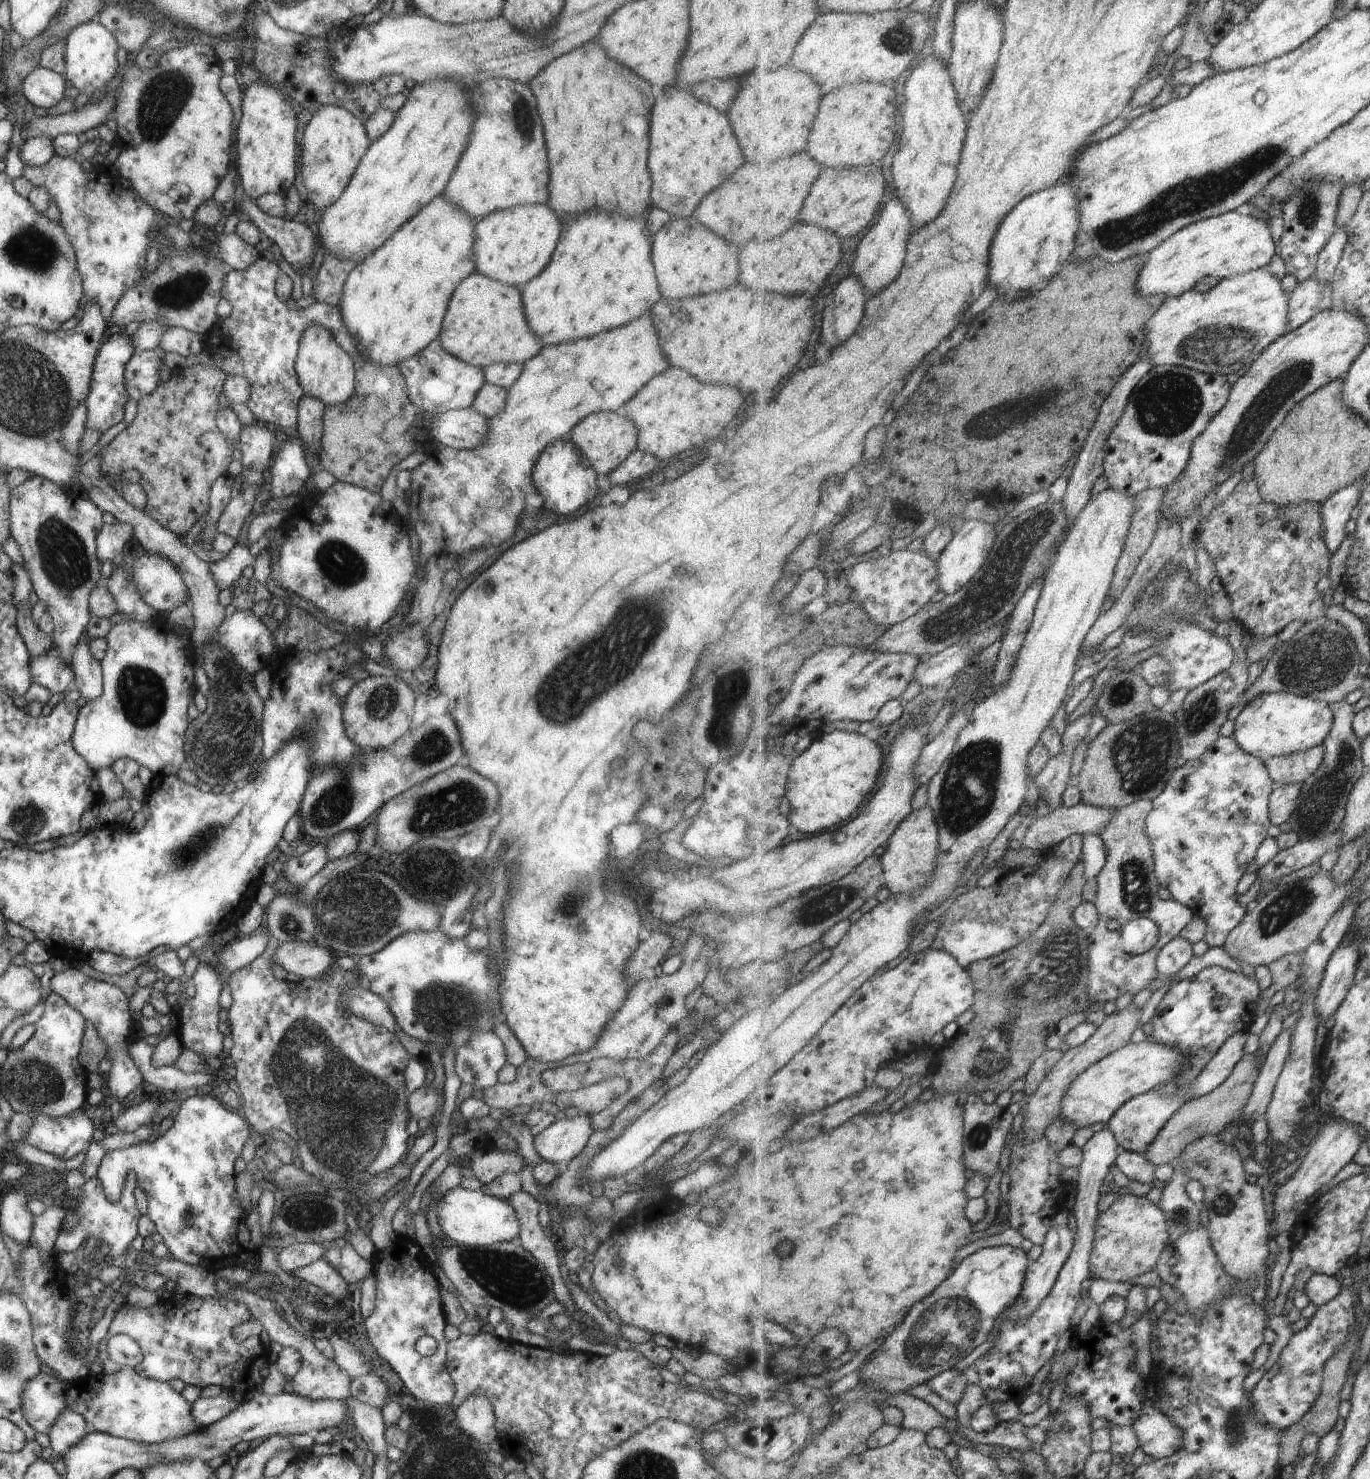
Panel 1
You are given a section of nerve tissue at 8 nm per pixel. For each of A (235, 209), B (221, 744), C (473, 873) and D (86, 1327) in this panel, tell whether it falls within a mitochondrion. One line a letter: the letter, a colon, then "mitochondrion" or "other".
A: other
B: mitochondrion
C: other
D: other

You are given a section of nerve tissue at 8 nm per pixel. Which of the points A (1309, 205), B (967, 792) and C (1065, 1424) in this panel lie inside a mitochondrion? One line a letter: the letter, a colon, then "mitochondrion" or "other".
A: mitochondrion
B: mitochondrion
C: mitochondrion

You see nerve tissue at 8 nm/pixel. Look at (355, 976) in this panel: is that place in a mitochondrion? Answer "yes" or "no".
no

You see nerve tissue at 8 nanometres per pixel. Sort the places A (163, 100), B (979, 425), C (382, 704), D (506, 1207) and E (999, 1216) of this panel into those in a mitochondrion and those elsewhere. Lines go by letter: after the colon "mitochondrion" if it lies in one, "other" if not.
A: mitochondrion
B: mitochondrion
C: mitochondrion
D: other
E: other

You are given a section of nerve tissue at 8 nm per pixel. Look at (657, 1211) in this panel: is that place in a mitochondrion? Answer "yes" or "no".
no

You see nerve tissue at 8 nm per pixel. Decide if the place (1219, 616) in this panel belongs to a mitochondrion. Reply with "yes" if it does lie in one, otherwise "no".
no

